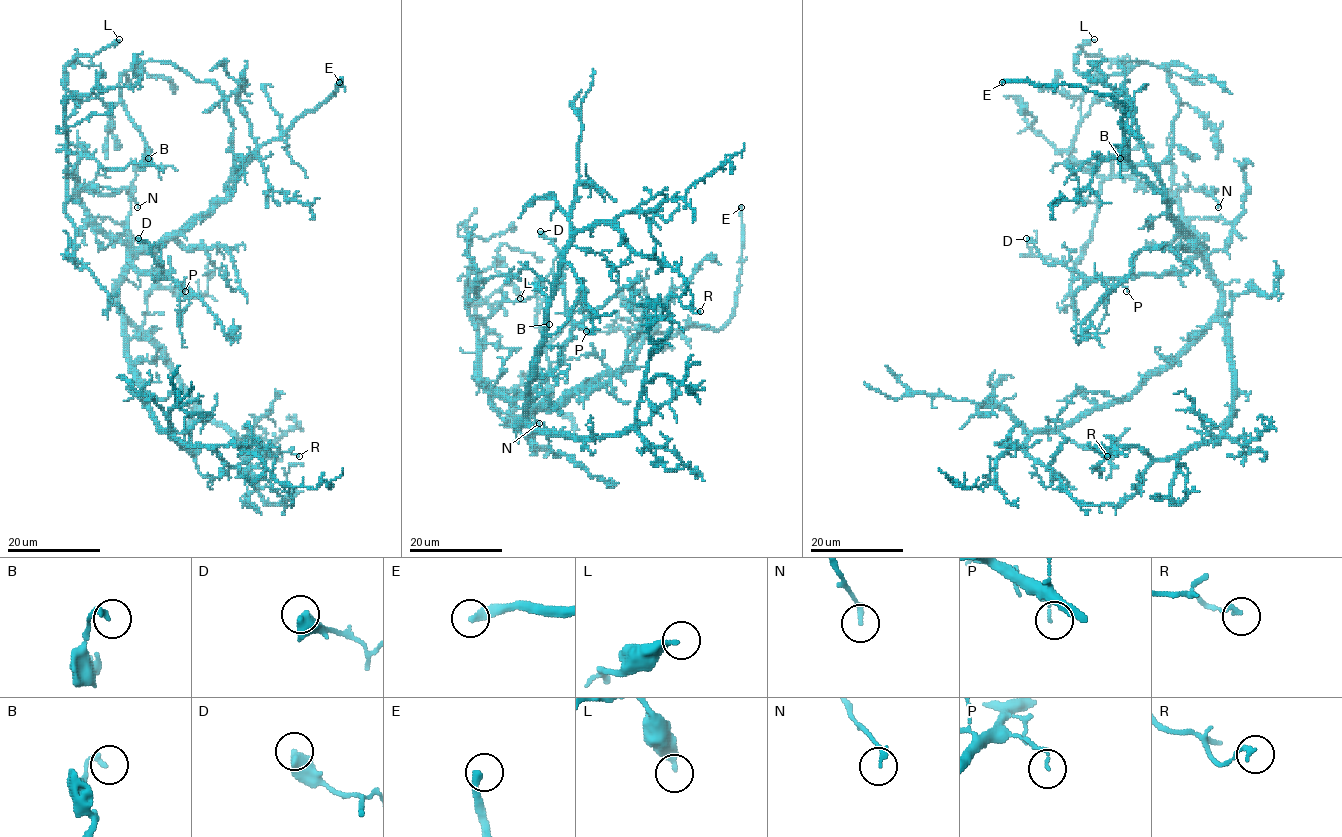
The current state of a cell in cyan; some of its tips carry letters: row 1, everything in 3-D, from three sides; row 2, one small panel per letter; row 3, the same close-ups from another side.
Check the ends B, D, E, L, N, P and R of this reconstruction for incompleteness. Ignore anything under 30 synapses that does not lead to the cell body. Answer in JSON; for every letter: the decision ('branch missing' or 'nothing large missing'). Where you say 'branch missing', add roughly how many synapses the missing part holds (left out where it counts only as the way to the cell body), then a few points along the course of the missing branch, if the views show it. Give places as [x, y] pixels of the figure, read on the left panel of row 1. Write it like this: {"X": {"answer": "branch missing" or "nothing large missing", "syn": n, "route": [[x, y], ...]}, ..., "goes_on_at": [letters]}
{"B": {"answer": "nothing large missing"}, "D": {"answer": "nothing large missing"}, "E": {"answer": "branch missing", "route": [[339, 82], [346, 92], [395, 101], [363, 106], [320, 92], [305, 109], [285, 114]]}, "L": {"answer": "nothing large missing"}, "N": {"answer": "nothing large missing"}, "P": {"answer": "nothing large missing"}, "R": {"answer": "nothing large missing"}, "goes_on_at": ["E"]}

